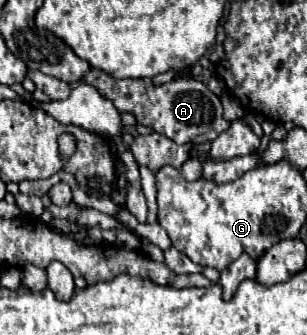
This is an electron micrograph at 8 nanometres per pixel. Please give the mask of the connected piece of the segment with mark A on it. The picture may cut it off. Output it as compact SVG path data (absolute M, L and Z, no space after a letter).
M89 70L89 74L81 80L93 84L105 98L113 100L119 112L135 114L137 122L143 126L151 126L155 132L165 134L177 144L203 144L215 140L221 132L225 132L231 122L223 118L223 106L219 98L203 84L191 78L173 80L169 84L153 86L151 80L133 80L133 78L113 78L101 70Z

